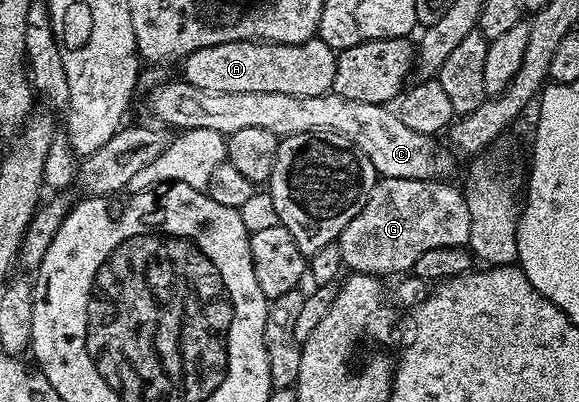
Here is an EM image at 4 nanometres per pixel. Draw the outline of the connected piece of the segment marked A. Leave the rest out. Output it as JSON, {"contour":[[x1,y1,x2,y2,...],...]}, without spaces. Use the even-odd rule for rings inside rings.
{"contour":[[320,37,302,43,267,43,259,39,248,39,195,49,183,60,183,78,199,89,212,89,215,93,295,93,299,97,315,97,332,92,336,64,337,57,333,48,328,47]]}

